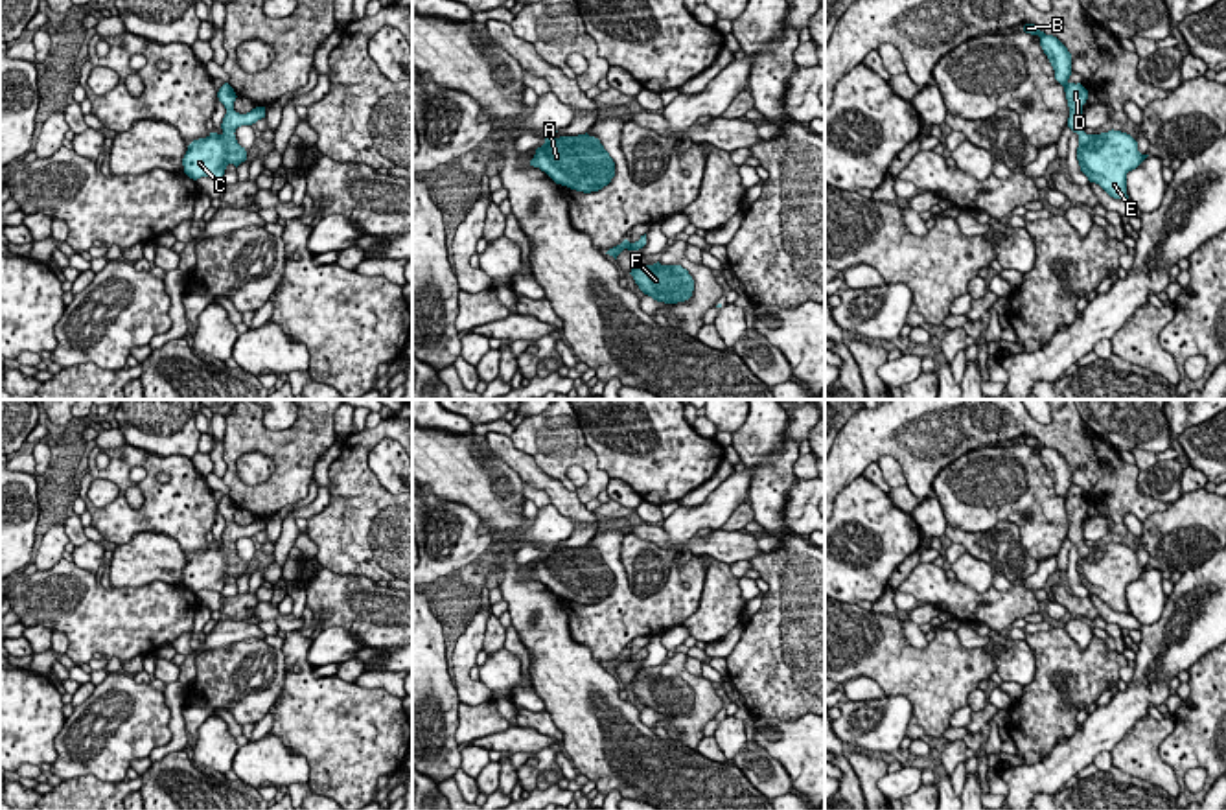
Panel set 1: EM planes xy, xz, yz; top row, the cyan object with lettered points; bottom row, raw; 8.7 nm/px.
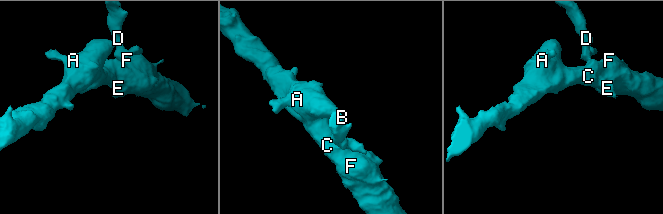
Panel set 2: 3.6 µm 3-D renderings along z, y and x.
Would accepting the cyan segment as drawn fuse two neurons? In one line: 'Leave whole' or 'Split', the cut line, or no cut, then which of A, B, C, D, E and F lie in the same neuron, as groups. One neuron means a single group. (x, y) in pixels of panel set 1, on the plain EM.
Leave whole. No split. Groups: A B C D E F

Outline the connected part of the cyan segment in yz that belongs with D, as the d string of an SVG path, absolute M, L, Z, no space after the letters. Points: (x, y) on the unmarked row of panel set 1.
M1025 436L1024 444L1040 449L1040 458L1055 482L1055 492L1064 499L1070 519L1068 539L1079 547L1077 573L1081 584L1110 609L1128 613L1127 585L1136 582L1149 567L1141 567L1138 554L1121 543L1086 547L1082 517L1088 512L1088 503L1081 495L1068 493L1071 466L1057 449L1046 447L1035 436Z

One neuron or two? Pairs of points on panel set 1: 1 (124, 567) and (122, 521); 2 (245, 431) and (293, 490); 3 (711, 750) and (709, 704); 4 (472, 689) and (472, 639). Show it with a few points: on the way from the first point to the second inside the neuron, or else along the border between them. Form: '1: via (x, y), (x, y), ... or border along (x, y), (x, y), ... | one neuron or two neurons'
1: border along (166, 534), (137, 532), (127, 542), (116, 545) | two neurons
2: via (262, 440), (293, 468), (293, 474) | one neuron
3: border along (702, 737), (696, 748) | two neurons
4: via (464, 676), (464, 652) | one neuron

